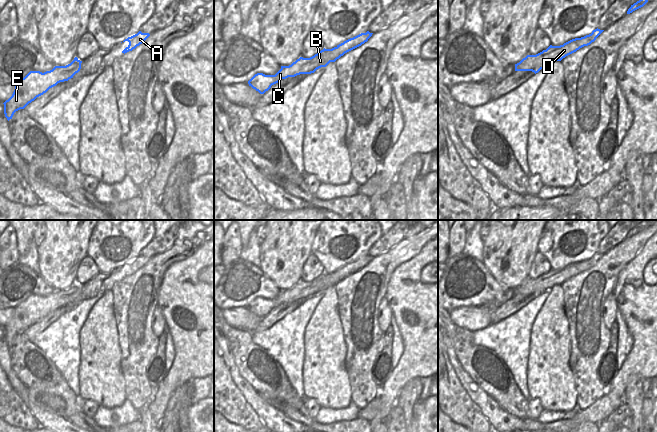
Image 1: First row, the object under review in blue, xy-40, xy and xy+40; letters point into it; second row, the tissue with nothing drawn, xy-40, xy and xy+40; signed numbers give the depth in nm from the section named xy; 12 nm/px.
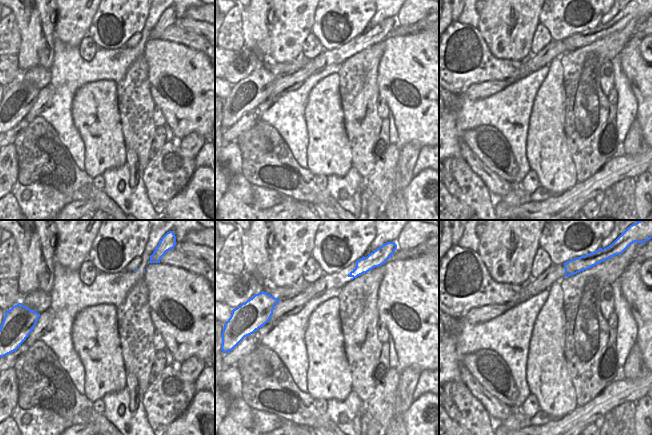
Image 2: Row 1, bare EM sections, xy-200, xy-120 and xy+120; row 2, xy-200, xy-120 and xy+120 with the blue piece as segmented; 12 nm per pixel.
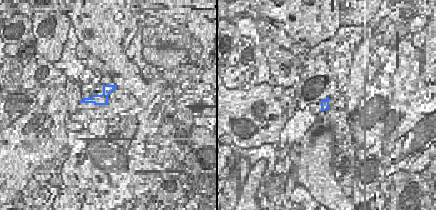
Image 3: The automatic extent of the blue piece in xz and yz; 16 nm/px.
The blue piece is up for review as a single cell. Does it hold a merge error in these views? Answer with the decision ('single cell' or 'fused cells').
fused cells

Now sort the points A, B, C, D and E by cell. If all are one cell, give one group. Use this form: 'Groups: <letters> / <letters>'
Groups: A / B C D E

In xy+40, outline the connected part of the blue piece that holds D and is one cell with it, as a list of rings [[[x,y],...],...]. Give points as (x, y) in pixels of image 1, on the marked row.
[[[597,28],[584,37],[572,39],[560,46],[550,45],[546,50],[536,55],[527,55],[515,64],[515,71],[532,71],[536,74],[541,69],[550,67],[553,62],[561,61],[580,48],[590,45],[603,31]]]

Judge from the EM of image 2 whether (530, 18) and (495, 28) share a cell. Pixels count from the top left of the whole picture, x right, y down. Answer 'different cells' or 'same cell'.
same cell

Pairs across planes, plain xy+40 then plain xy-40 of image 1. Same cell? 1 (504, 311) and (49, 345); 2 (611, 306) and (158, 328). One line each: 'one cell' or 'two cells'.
1: two cells
2: one cell

